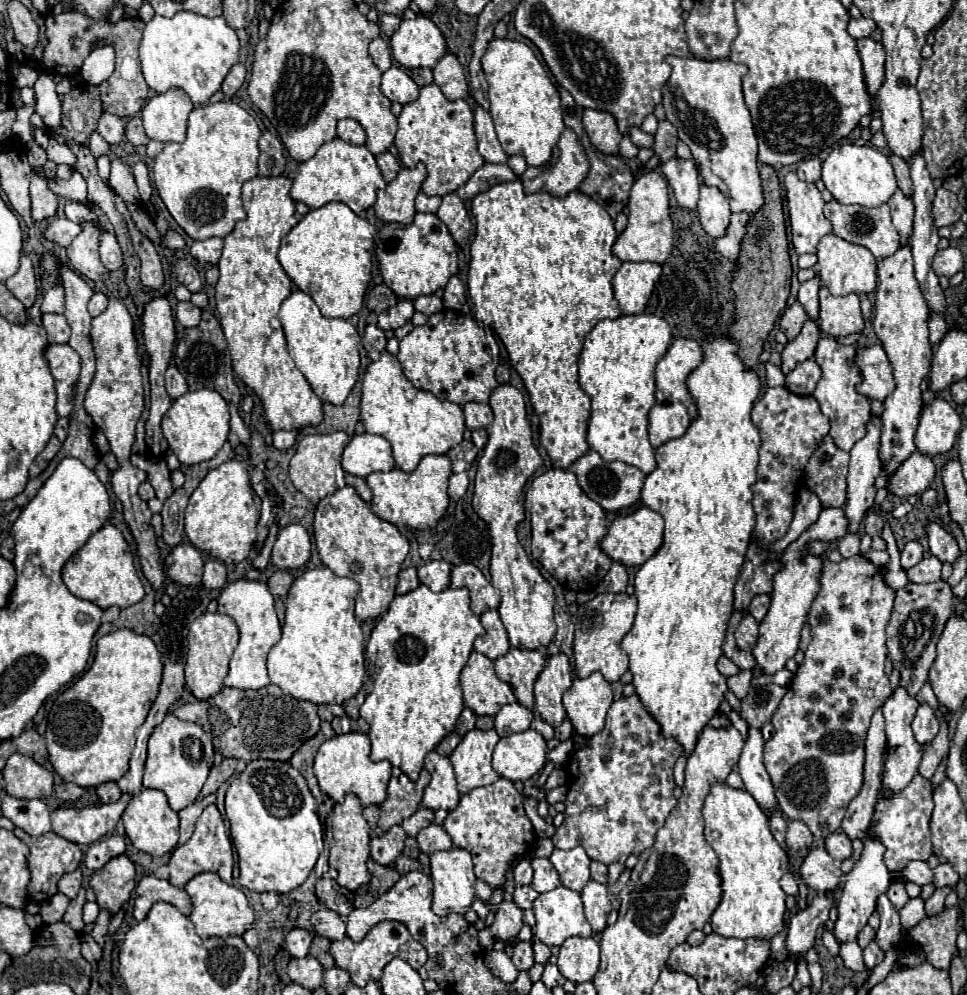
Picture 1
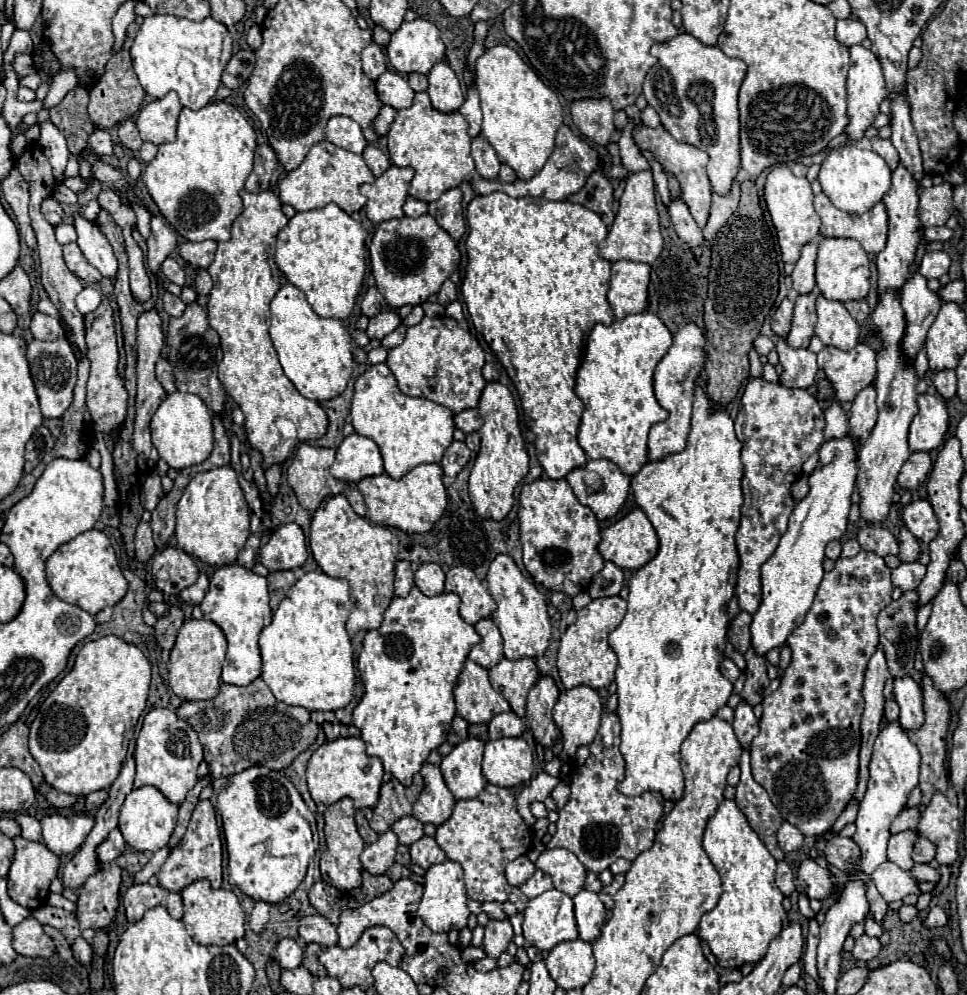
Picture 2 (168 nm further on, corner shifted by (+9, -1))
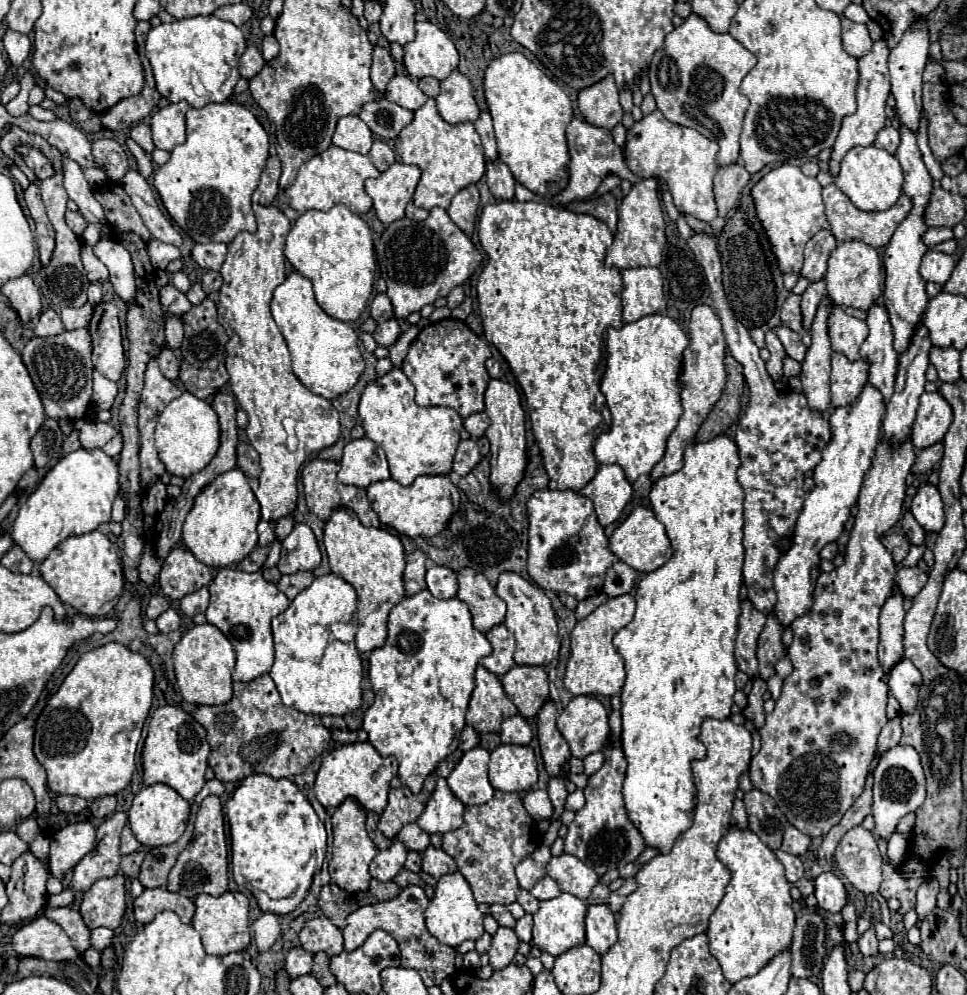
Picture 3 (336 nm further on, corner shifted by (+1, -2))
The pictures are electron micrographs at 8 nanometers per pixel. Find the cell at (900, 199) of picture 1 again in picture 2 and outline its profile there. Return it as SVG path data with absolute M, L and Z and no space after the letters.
M901 163L893 171L893 185L883 197L883 203L887 205L887 215L889 215L889 237L887 237L885 249L879 251L875 259L877 271L879 271L879 287L877 287L879 295L883 295L885 291L901 293L901 287L905 285L905 281L915 275L915 255L921 241L921 233L919 233L921 221L917 211L919 183L915 181L915 177L911 177L911 173L907 173L907 169Z

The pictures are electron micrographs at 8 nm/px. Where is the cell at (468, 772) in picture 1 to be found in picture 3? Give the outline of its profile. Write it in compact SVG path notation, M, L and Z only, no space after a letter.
M475 746L463 754L461 762L447 778L451 792L465 806L485 804L493 798L493 786L489 784L487 778L487 764L489 764L489 752L481 746Z

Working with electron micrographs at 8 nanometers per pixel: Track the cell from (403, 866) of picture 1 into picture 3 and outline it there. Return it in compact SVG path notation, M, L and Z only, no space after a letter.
M401 868L401 870L399 870L399 874L397 874L393 880L395 880L401 888L405 888L405 886L409 886L409 884L421 884L419 874L415 874L415 872L407 870L407 868Z

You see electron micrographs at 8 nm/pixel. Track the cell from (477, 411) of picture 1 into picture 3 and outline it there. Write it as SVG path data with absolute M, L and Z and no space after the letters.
M477 412L477 414L471 414L463 420L463 426L465 430L471 434L471 438L481 438L489 426L489 416L485 412Z

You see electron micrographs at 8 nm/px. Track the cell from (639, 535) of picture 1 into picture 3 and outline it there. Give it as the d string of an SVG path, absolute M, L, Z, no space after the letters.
M637 506L627 520L623 520L617 530L613 532L613 536L609 538L609 548L611 552L623 560L625 564L629 564L631 568L635 568L637 572L653 572L657 570L659 566L663 566L671 554L673 554L673 548L669 544L669 538L665 534L665 528L663 524L653 516L653 512L649 508L643 508L643 506Z

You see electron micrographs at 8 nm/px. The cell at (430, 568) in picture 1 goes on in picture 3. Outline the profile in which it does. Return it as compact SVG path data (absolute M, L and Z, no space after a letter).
M431 566L425 580L435 598L453 598L457 594L457 574L447 566Z

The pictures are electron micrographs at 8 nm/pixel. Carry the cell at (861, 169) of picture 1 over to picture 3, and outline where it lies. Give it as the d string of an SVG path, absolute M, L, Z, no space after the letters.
M867 146L867 148L851 148L847 156L841 162L841 170L835 176L835 186L847 194L847 198L853 202L855 208L873 212L873 210L887 210L891 208L897 198L901 196L901 186L903 186L903 170L897 162L895 156L891 156L883 148Z

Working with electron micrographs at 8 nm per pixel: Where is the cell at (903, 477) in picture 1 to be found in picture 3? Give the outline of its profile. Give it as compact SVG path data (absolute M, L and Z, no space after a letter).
M941 442L939 444L933 444L929 448L923 448L919 452L919 456L917 456L911 472L913 474L925 474L925 472L929 472L941 460L941 456L943 456L943 444Z

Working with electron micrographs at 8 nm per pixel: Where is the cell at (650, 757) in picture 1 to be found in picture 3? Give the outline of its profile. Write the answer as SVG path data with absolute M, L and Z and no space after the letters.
M621 742L605 744L605 762L603 766L589 776L585 786L585 806L575 812L575 820L569 824L569 832L565 838L565 852L577 856L583 864L591 866L599 876L607 870L625 866L627 862L635 862L641 852L647 848L641 832L629 820L625 804L623 804L623 780L627 770L627 760L621 748Z

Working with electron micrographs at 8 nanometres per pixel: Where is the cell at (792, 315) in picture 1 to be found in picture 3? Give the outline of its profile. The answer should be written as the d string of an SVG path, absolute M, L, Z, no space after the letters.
M791 294L783 308L781 308L781 322L785 326L789 326L793 332L801 332L801 310L799 310L799 302L801 302L801 296L795 296Z

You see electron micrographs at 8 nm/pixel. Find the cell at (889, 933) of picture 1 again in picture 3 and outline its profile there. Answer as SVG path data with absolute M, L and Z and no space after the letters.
M861 826L851 828L835 850L835 862L839 872L861 892L877 894L881 886L881 866L877 842L871 830Z

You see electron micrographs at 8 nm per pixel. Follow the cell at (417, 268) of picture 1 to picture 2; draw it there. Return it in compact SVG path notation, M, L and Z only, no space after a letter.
M429 213L415 219L401 217L379 223L369 247L369 255L377 289L393 309L425 303L429 295L435 295L441 289L443 281L451 277L461 261L455 241Z

